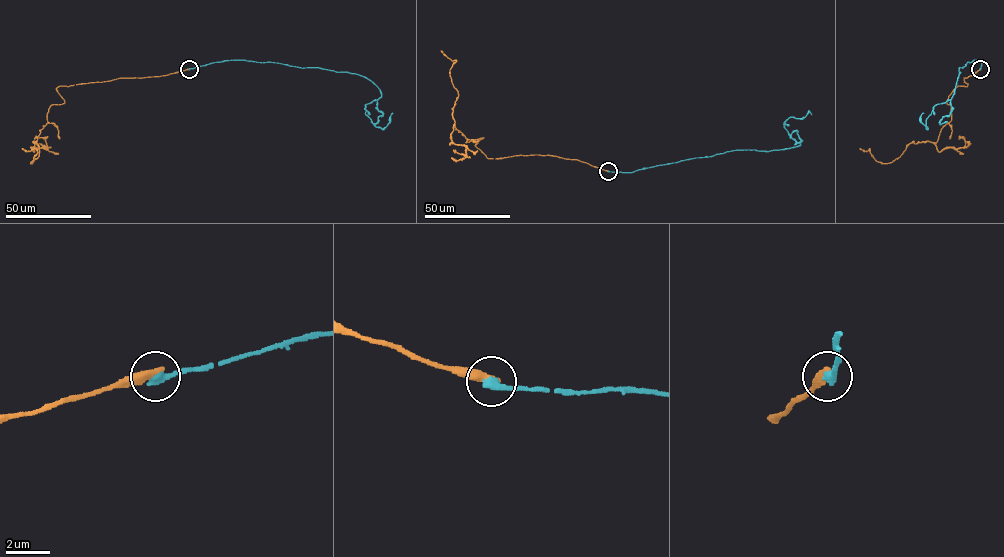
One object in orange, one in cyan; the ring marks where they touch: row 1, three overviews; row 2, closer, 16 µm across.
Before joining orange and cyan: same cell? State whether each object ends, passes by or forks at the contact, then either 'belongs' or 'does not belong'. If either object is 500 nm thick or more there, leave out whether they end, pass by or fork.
orange ends; cyan ends; does not belong

